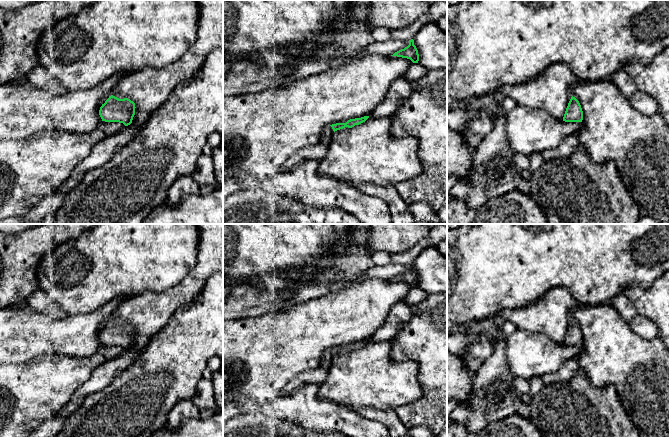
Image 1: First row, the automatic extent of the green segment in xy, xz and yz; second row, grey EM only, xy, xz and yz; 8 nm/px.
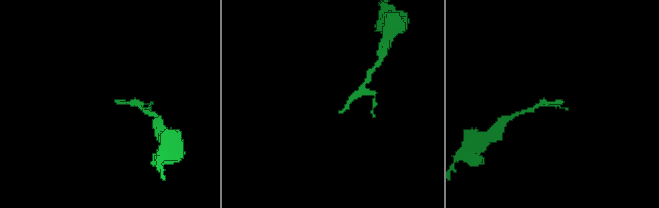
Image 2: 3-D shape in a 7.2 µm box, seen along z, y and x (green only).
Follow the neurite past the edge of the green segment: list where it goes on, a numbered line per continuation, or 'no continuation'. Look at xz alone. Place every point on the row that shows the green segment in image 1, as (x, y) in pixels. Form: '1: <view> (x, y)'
1: xz (318, 151)

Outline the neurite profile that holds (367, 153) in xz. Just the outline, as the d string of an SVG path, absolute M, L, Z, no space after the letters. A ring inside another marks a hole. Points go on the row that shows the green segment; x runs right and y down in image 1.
M369 117L352 128L333 132L327 153L319 161L318 173L344 183L372 183L381 187L394 186L418 176L423 171L418 157L418 138L394 137L390 134L390 127L391 117Z

